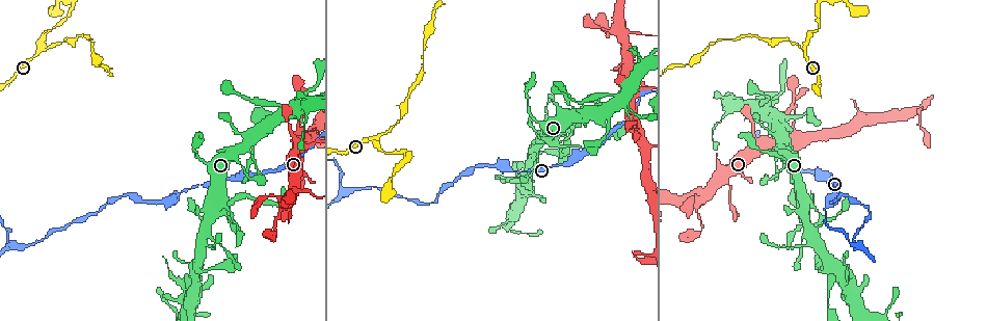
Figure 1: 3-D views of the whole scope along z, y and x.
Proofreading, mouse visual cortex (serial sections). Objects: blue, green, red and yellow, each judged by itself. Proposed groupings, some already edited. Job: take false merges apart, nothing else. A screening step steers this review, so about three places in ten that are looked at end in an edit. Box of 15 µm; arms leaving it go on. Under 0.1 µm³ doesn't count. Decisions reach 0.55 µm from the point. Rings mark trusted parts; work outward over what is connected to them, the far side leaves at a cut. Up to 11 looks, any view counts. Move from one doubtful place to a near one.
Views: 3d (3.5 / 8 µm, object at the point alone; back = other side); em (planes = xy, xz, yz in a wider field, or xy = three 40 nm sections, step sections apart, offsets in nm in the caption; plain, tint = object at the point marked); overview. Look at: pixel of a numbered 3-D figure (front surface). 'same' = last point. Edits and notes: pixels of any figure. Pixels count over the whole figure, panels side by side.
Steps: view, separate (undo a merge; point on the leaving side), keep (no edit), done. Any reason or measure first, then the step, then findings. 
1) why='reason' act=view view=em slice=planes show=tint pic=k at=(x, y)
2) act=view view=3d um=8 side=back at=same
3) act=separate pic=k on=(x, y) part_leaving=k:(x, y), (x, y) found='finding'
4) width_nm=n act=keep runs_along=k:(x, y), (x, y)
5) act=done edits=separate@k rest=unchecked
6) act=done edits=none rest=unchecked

why='branch point' act=view view=3d um=3.5 pic=1 at=(805, 50)

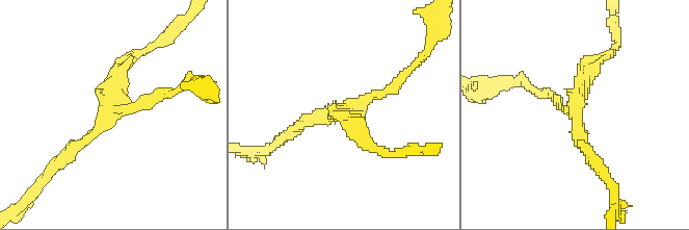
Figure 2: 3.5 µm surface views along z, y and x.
act=view view=em slice=xy step=2 show=tint pic=2 at=(341, 113)

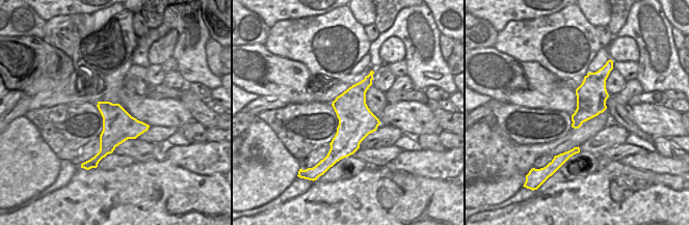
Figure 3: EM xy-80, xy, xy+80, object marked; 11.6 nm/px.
act=view view=em slice=xy step=3 show=tint at=same

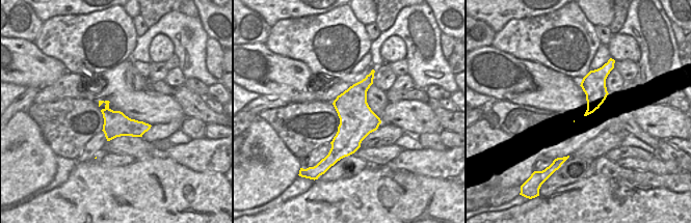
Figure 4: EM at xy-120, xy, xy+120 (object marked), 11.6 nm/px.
width_nm=400 act=keep runs_along=2:(61, 158), (103, 124), (132, 56) found='one cell here'

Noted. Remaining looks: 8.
why='a narrow waist' act=view view=3d um=3.5 pic=1 at=(10, 247)

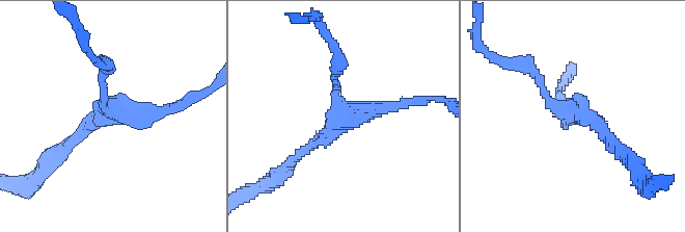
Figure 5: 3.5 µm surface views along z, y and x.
arms=3 arm_widths_nm=150,150,200 why='now the EM' act=view view=em slice=xy step=5 show=tint pic=5 at=(574, 109)

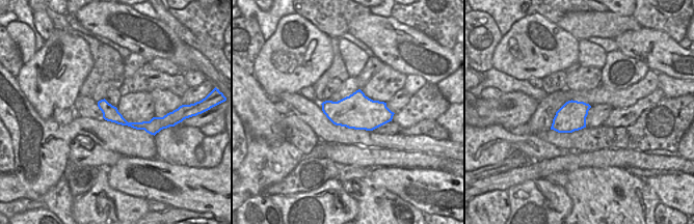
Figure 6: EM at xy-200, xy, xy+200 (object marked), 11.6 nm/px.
act=keep runs_along=5:(179, 106), (106, 109), (106, 68) found='continuous, no second cell'

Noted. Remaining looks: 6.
why='small branch off a trunk' act=view view=3d um=3.5 pic=1 at=(223, 203)

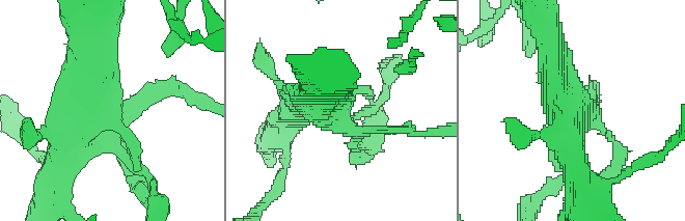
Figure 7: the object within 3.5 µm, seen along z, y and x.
act=view view=em slice=xy step=1 show=tint pic=7 at=(104, 107)

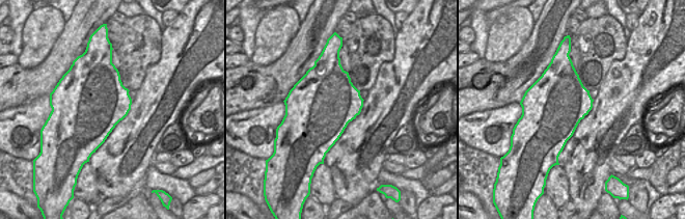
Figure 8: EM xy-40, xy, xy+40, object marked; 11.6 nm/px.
act=view view=em slice=xy step=5 show=tint at=same

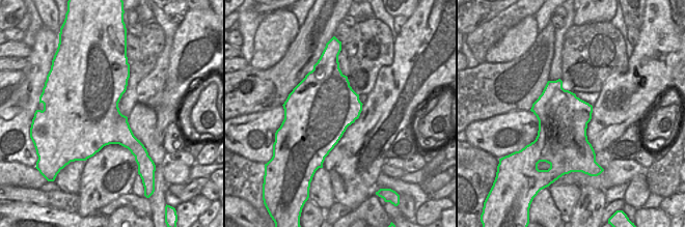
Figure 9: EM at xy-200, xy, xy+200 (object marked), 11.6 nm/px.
act=keep runs_along=7:(97, 39), (90, 110), (61, 167) found='one cell here'

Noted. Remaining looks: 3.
why='calibre changes' act=view view=3d um=3.5 pic=1 at=(645, 253)

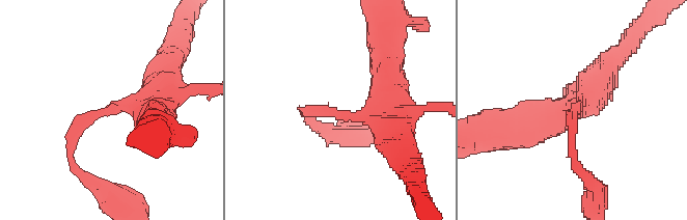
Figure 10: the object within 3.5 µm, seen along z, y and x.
arms=3 arm_widths_nm=150,200,300 why='need the tissue' act=view view=em slice=planes show=tint pic=10 at=(572, 109)

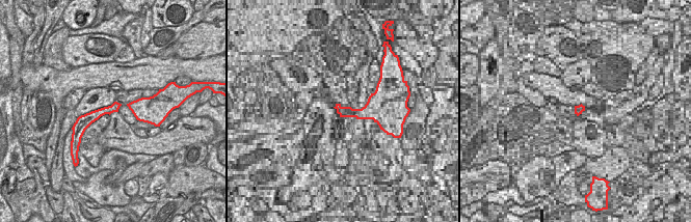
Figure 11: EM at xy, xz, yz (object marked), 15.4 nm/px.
why='cut it another way' act=view view=em slice=xy step=3 show=tint at=same

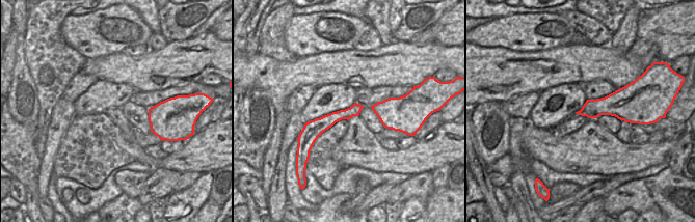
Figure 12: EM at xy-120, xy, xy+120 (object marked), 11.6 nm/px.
act=keep runs_along=12:(358, 107), (316, 128), (308, 128) found='continuous, no second cell'

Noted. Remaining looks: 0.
act=done edits=none rest=unchecked

